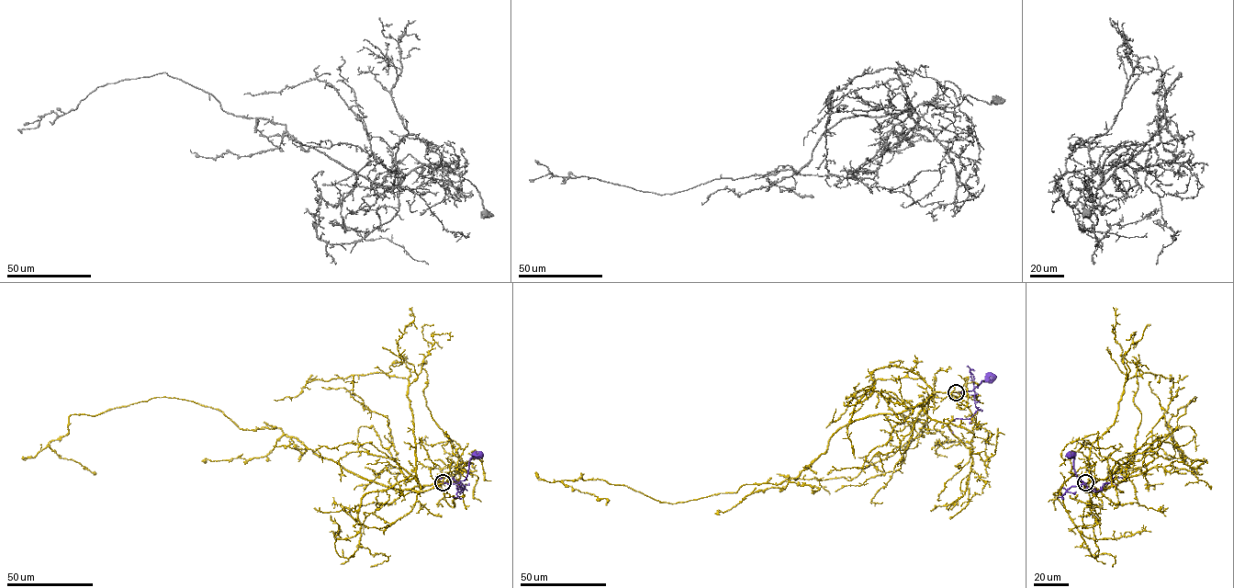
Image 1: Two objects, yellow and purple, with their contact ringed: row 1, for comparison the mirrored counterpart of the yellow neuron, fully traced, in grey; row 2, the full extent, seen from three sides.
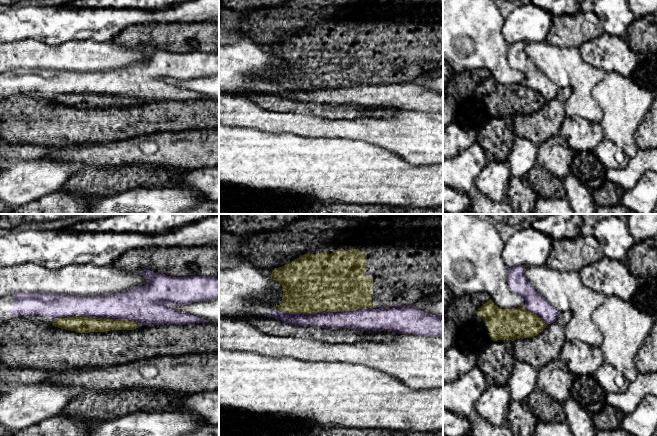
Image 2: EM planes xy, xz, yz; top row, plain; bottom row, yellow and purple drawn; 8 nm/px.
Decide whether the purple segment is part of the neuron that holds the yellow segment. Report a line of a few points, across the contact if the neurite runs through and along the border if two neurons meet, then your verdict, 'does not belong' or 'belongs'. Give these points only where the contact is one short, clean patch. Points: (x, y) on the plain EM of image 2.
does not belong

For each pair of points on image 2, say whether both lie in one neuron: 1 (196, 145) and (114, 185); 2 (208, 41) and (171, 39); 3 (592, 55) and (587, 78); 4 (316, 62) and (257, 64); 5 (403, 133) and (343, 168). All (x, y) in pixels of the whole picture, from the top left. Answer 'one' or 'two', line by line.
1: two
2: one
3: two
4: two
5: two

